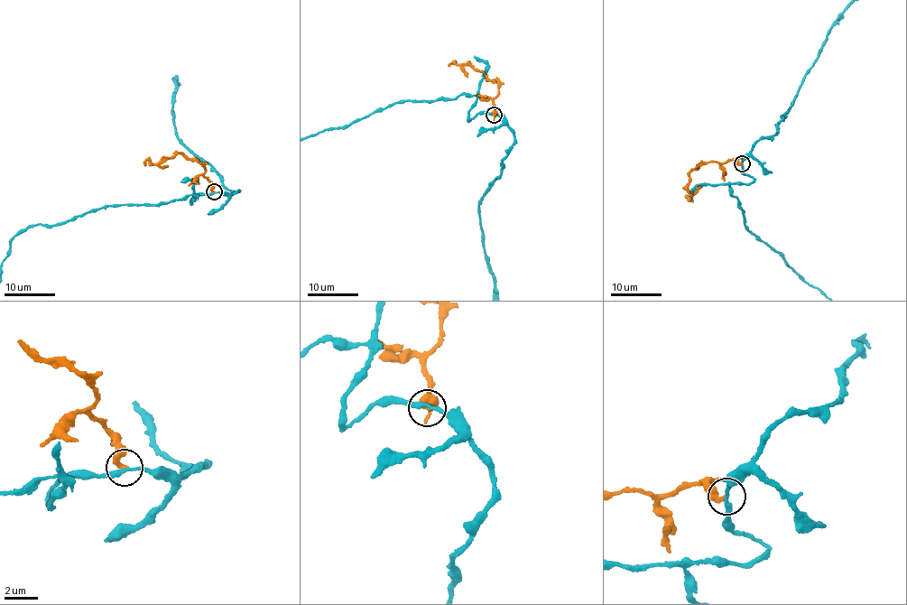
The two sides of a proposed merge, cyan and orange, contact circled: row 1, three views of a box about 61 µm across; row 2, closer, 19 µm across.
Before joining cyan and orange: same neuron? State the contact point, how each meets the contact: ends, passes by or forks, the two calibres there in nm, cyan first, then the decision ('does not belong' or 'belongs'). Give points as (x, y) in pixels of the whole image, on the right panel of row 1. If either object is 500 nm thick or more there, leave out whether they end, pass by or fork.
place (742, 163); cyan passes by; orange ends; calibres 240 and 240 nm; does not belong

